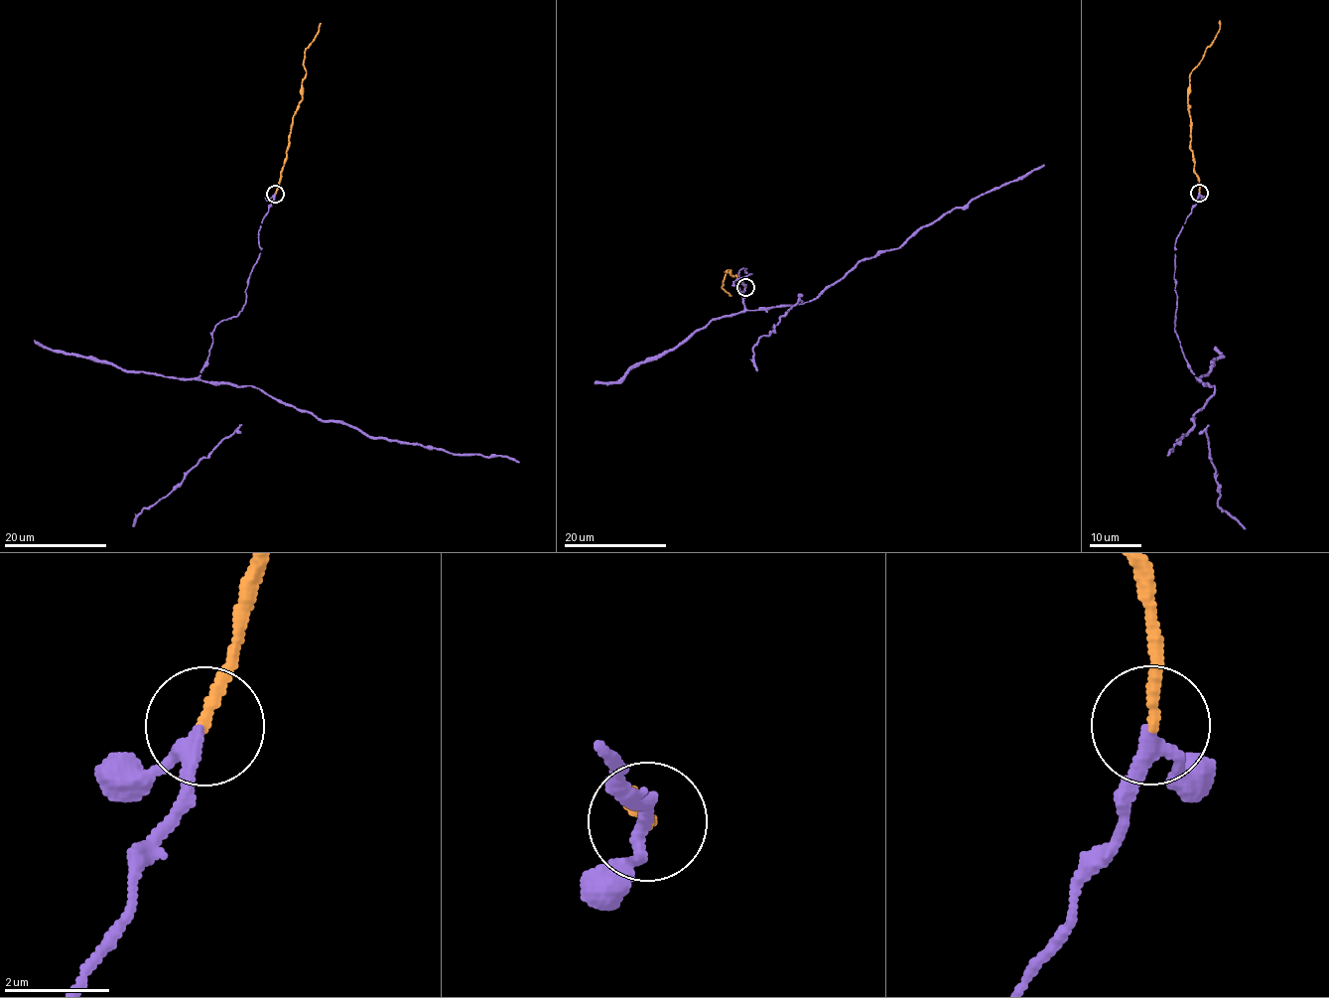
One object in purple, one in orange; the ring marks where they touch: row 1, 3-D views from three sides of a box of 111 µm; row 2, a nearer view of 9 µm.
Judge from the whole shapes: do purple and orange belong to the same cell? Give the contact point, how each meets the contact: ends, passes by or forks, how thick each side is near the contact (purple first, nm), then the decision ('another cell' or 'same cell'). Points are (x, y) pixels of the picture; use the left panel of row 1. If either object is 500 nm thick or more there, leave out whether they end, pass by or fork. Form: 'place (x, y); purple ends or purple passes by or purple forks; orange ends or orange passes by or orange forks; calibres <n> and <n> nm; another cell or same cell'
place (275, 194); purple passes by; orange ends; calibres 220 and 190 nm; another cell

